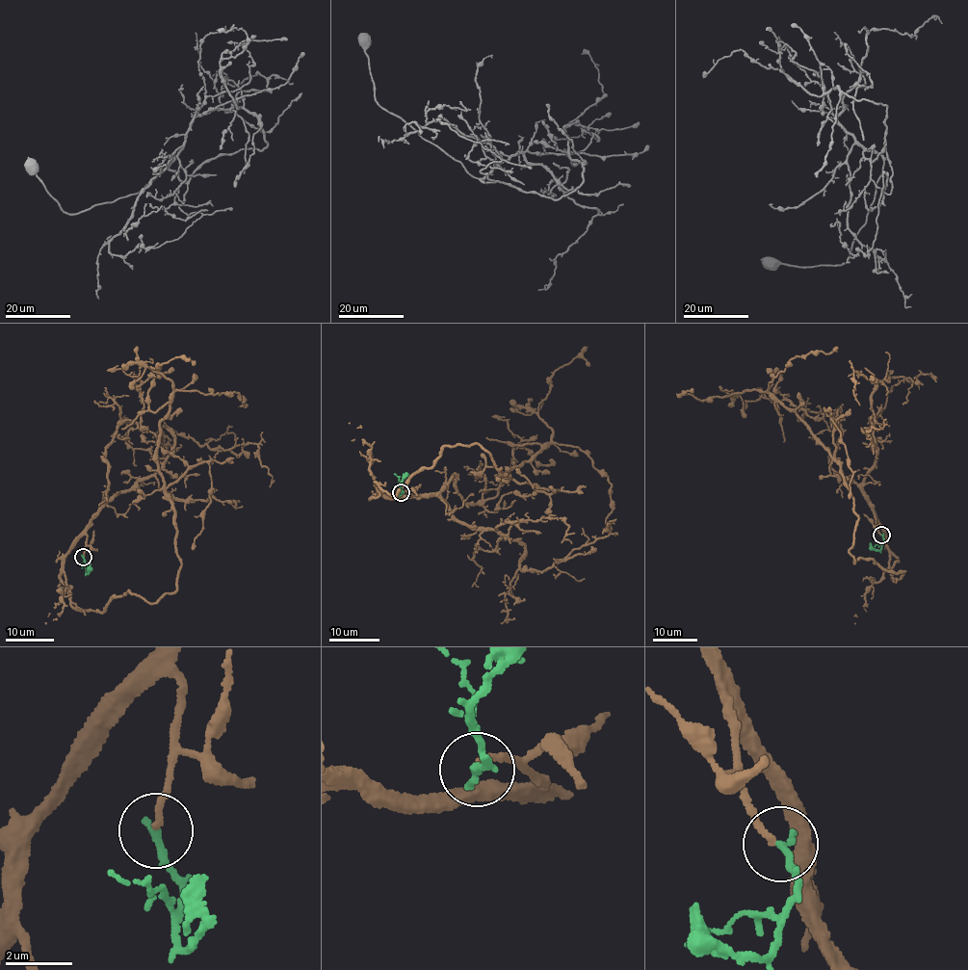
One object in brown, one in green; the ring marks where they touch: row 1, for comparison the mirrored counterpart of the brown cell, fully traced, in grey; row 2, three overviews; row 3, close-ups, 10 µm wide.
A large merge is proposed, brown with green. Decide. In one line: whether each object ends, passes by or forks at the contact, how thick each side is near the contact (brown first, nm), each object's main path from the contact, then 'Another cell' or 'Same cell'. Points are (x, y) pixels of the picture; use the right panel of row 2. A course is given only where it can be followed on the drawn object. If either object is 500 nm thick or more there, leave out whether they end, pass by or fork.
At the ring brown ends. At the ring green ends. Thickness 190 nm (brown) against 240 nm. Course of brown: (881, 535), (873, 505), (831, 467), (842, 409), (833, 456), (767, 392), (701, 400), (692, 391). Course of green: (881, 535), (884, 539), (880, 549), (875, 549), (871, 542). Same cell

